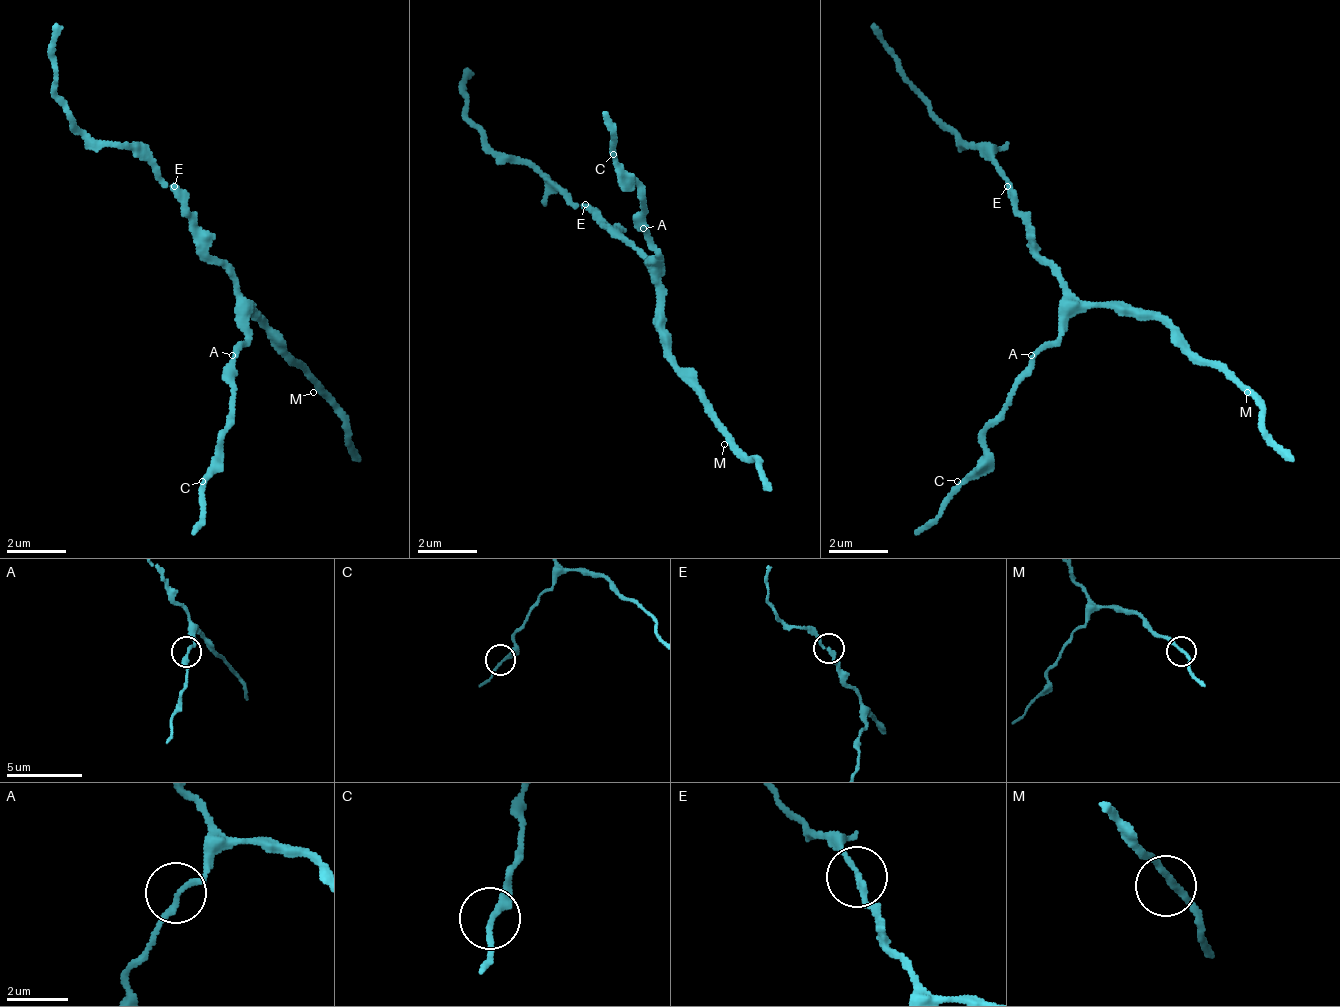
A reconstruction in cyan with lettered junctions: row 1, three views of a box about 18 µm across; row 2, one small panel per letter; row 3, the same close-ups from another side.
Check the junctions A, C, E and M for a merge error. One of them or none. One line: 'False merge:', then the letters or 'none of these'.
False merge: E

